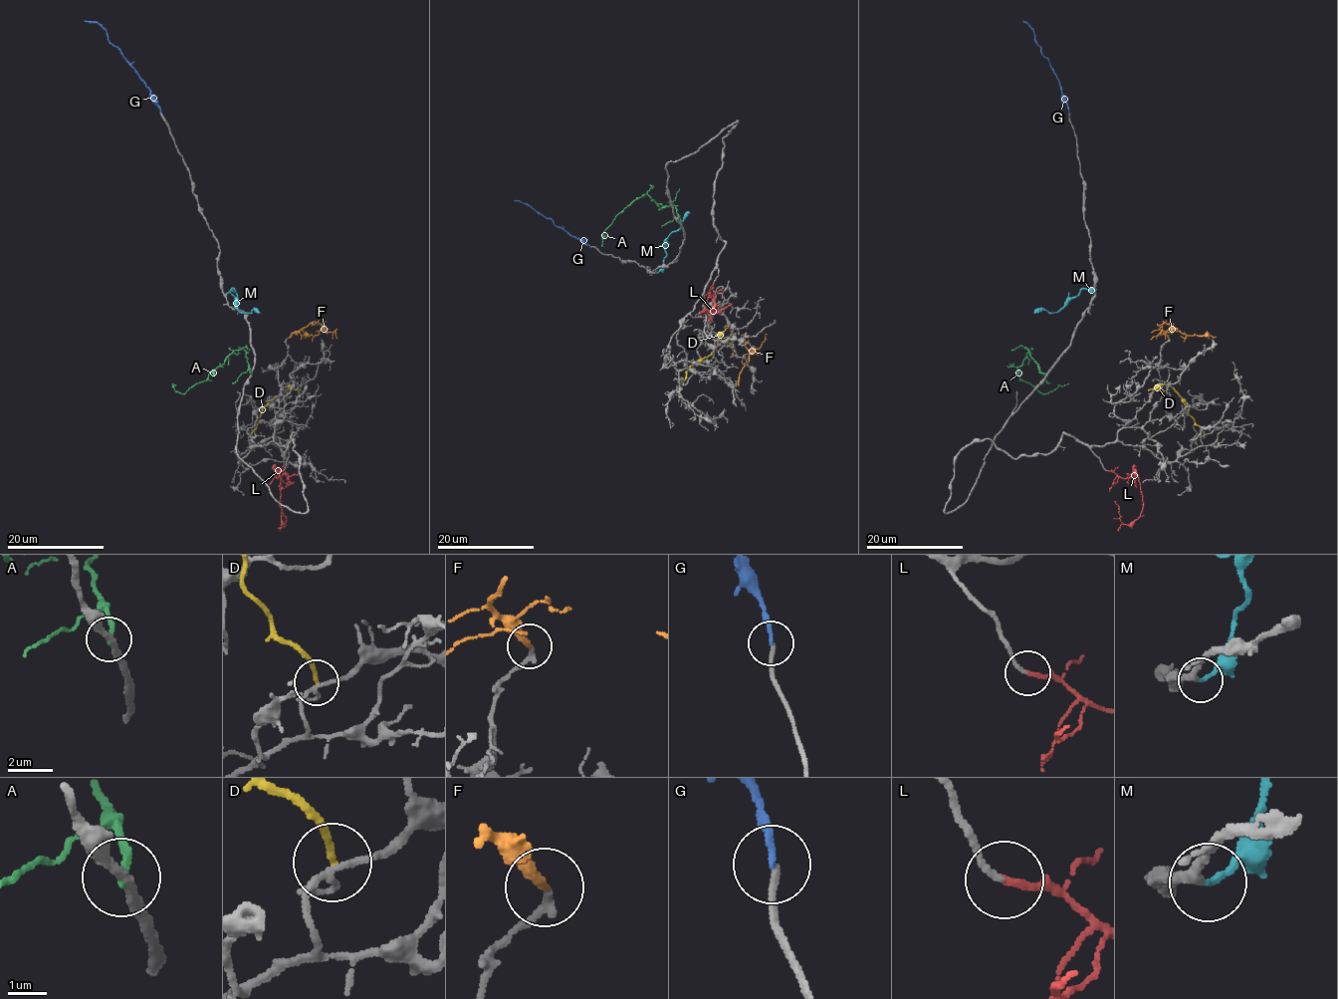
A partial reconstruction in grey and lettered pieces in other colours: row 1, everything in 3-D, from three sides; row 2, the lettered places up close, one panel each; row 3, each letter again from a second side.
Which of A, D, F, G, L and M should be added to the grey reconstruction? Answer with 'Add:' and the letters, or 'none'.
Add: F, L, M

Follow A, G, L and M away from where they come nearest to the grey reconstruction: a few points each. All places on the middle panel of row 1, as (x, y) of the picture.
A: (680, 223), (675, 207), (662, 205), (642, 194), (626, 207), (604, 231), (601, 246)
G: (590, 246), (557, 227), (526, 203), (514, 200)
L: (713, 284), (705, 309), (713, 313), (709, 320), (715, 297), (710, 296), (710, 292)
M: (656, 273), (665, 257), (665, 239), (680, 227), (688, 211)

